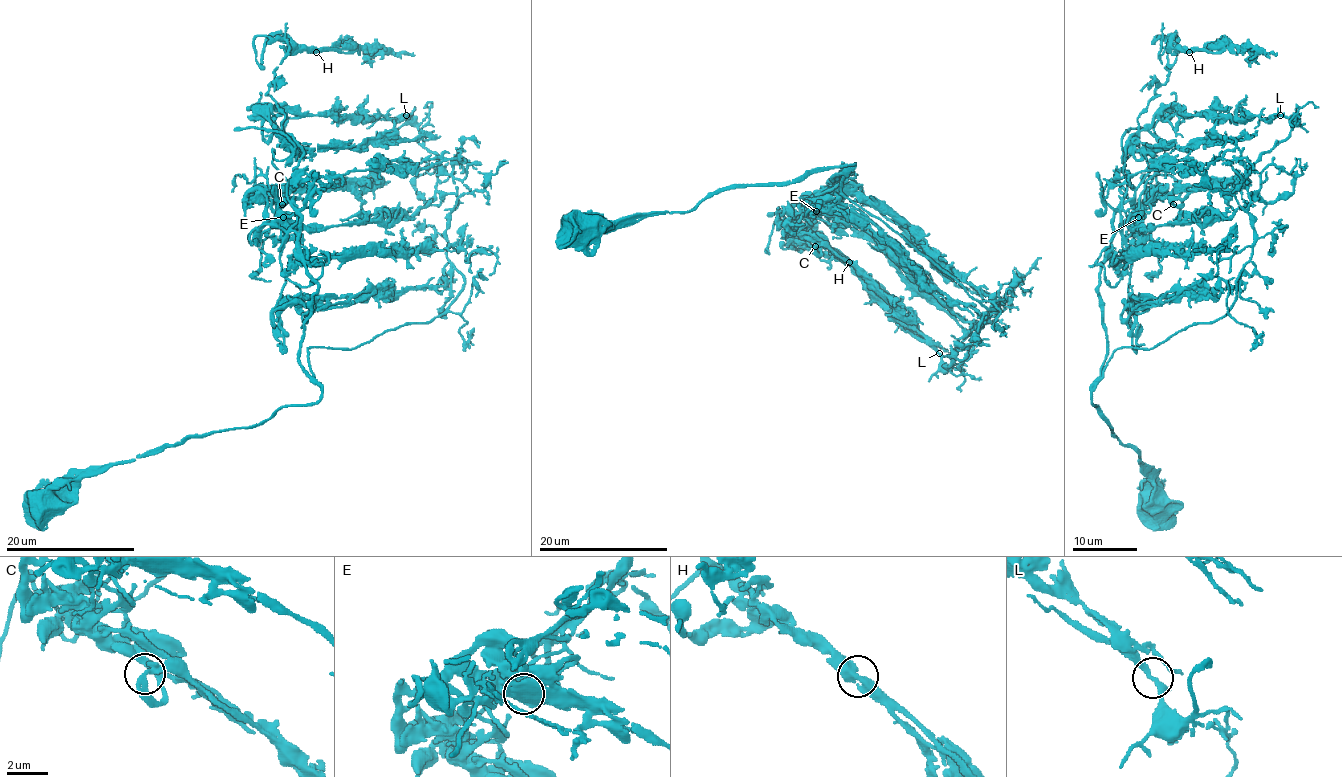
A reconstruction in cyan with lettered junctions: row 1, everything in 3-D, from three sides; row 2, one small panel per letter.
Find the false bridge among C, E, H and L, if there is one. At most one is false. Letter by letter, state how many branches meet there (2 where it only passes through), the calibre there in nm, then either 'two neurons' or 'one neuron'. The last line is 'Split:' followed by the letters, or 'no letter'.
C: 2 branches meet; 280 nm thick; one neuron
E: 2 branches meet; 900 nm thick; one neuron
H: 2 branches meet; 460 nm thick; one neuron
L: 2 branches meet; 280 nm thick; one neuron
Split: no letter

